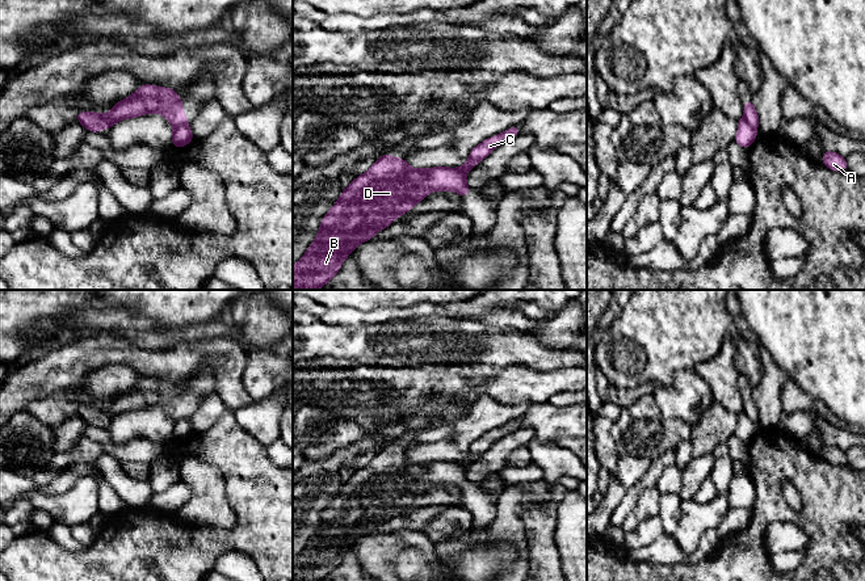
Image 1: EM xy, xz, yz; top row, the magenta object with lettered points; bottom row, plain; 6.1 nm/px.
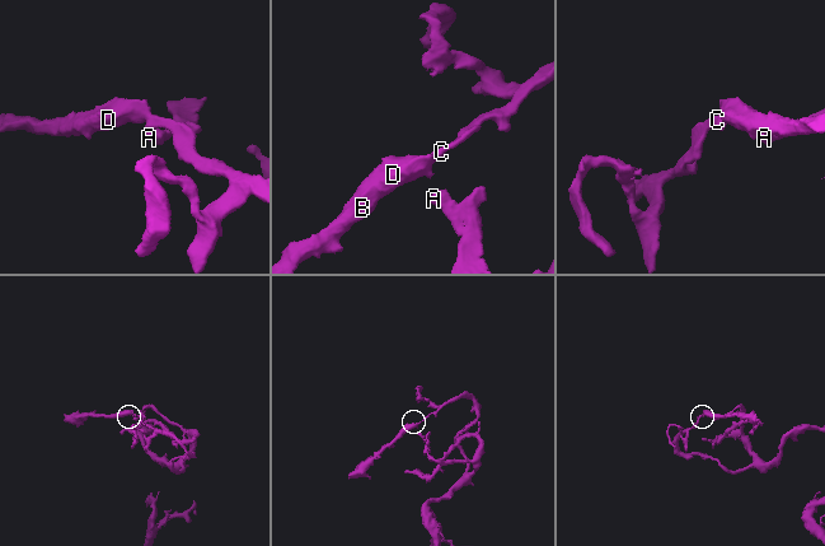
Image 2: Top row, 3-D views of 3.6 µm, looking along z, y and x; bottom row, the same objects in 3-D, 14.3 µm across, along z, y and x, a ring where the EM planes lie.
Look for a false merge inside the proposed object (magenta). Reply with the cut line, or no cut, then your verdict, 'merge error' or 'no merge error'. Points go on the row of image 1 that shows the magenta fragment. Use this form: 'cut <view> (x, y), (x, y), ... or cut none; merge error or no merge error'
cut yz (743, 117), (756, 130); merge error

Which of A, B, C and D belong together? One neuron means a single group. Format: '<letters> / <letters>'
A C / B D

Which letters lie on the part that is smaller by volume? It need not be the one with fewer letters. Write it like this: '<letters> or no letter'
B, D

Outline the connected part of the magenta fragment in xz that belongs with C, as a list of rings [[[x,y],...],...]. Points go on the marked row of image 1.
[[[516,125],[513,127],[507,129],[499,135],[494,135],[491,138],[487,138],[480,144],[475,146],[470,153],[469,157],[480,163],[483,159],[490,156],[490,153],[500,144],[505,143],[507,140],[511,140],[520,135],[520,126]]]

